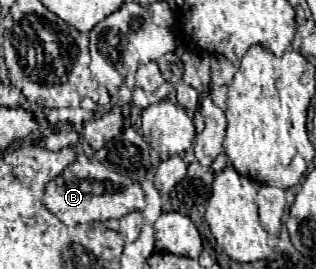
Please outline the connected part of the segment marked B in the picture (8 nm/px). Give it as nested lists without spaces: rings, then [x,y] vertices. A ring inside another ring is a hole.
[[[78,155],[78,159],[64,169],[60,177],[46,185],[44,205],[68,227],[78,223],[92,221],[108,221],[122,219],[132,211],[142,211],[146,207],[146,197],[142,185],[126,175],[112,173],[100,161],[90,161],[86,155]],[[124,181],[132,181],[132,185],[124,185]]]

